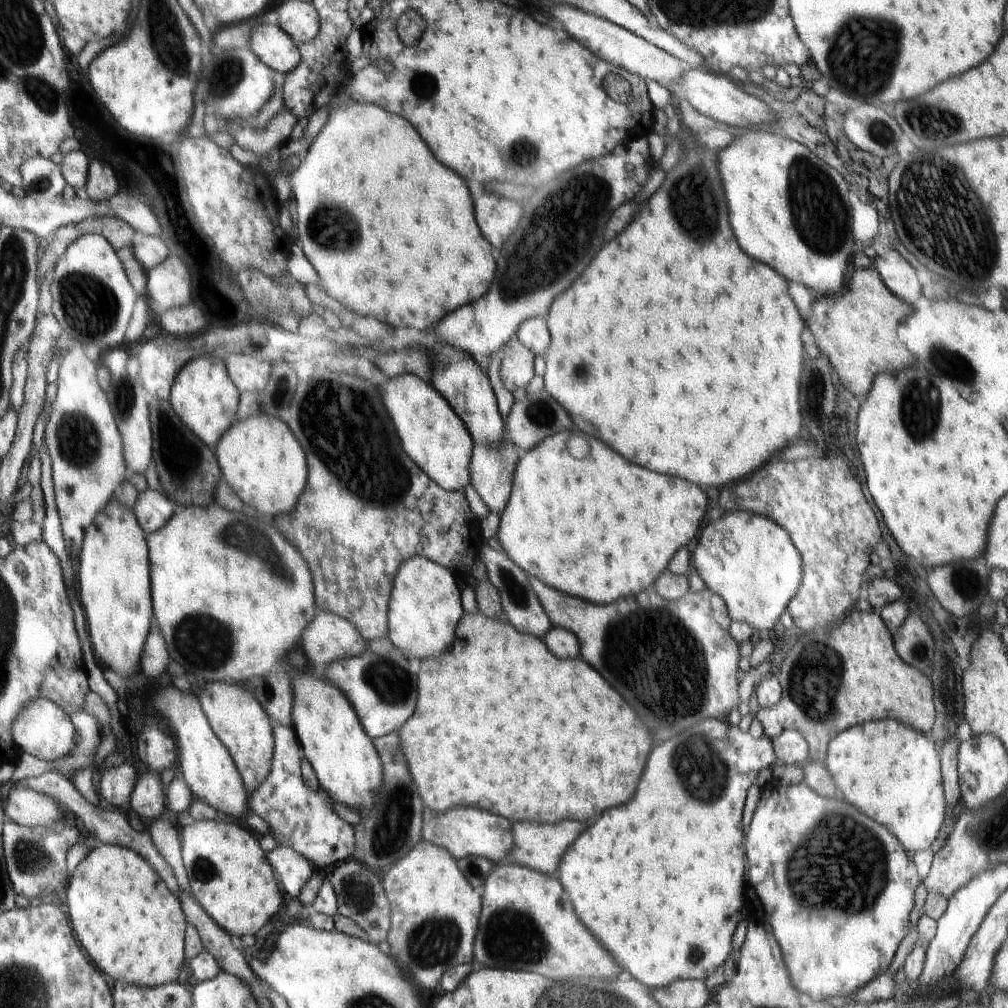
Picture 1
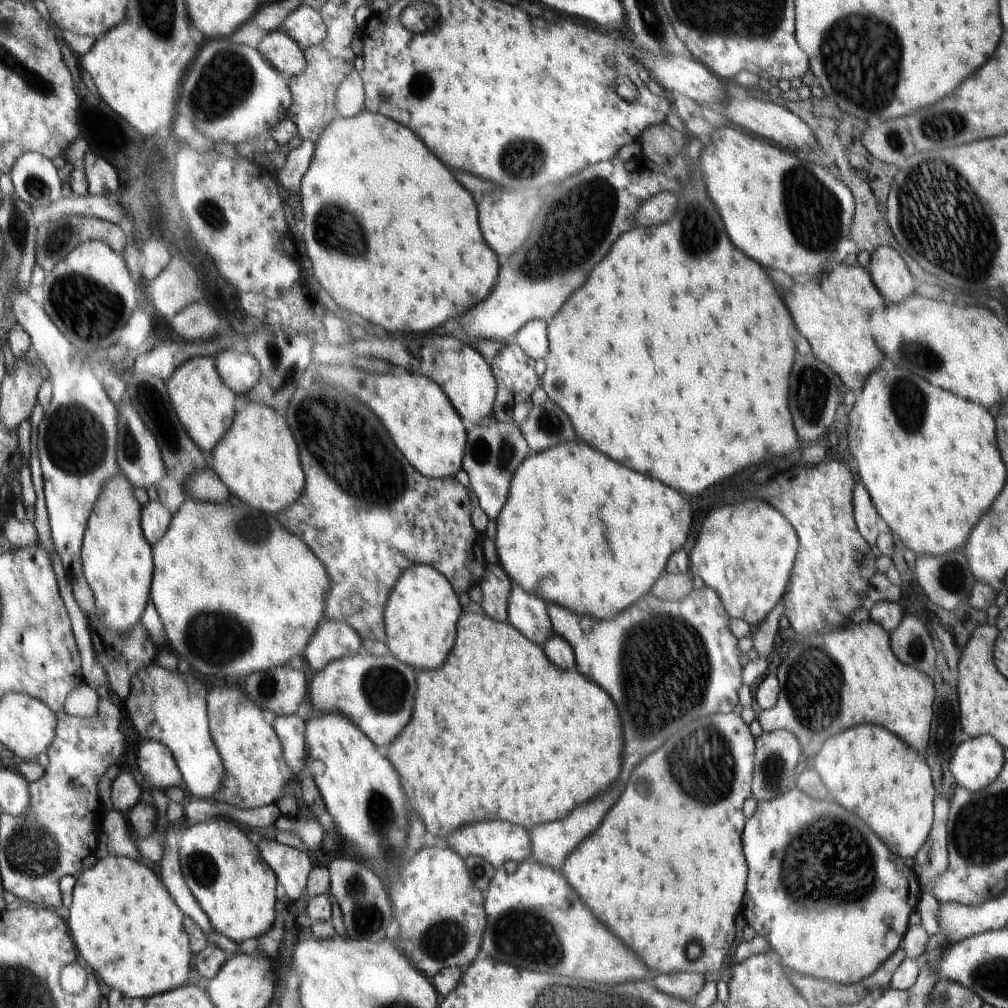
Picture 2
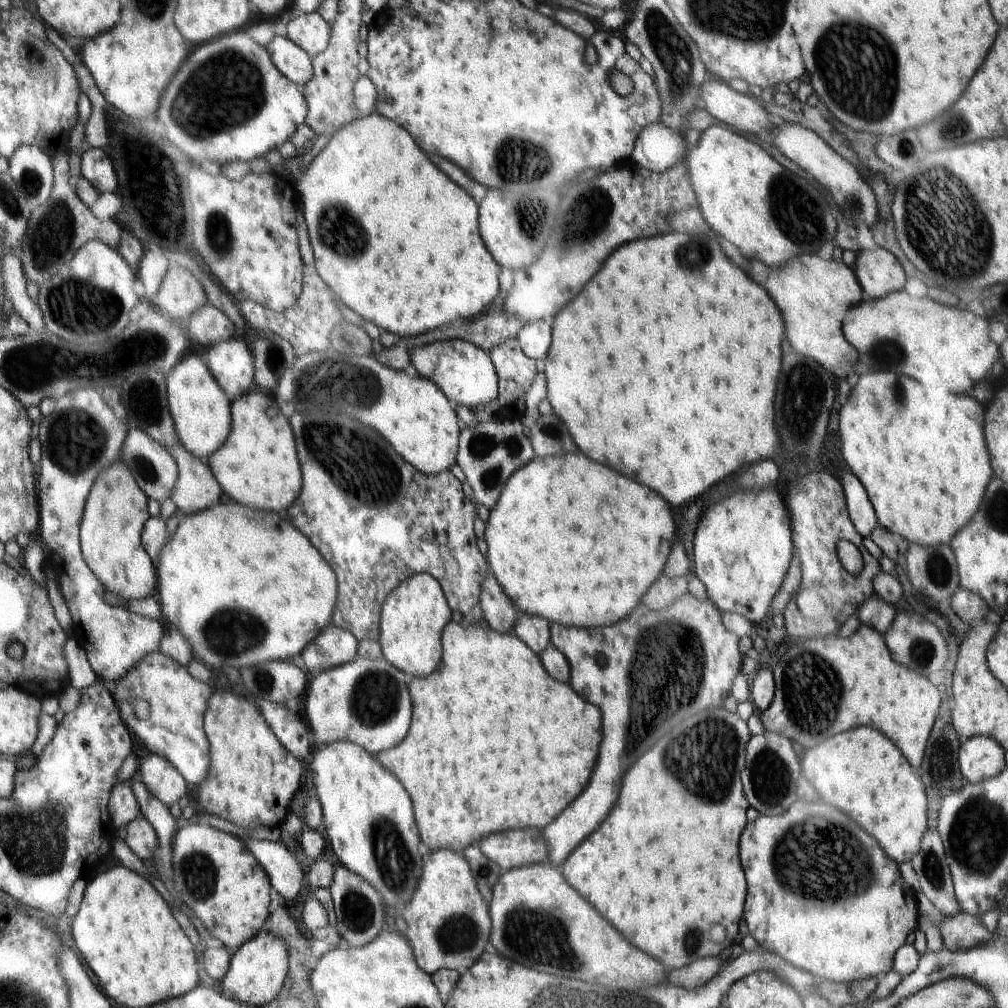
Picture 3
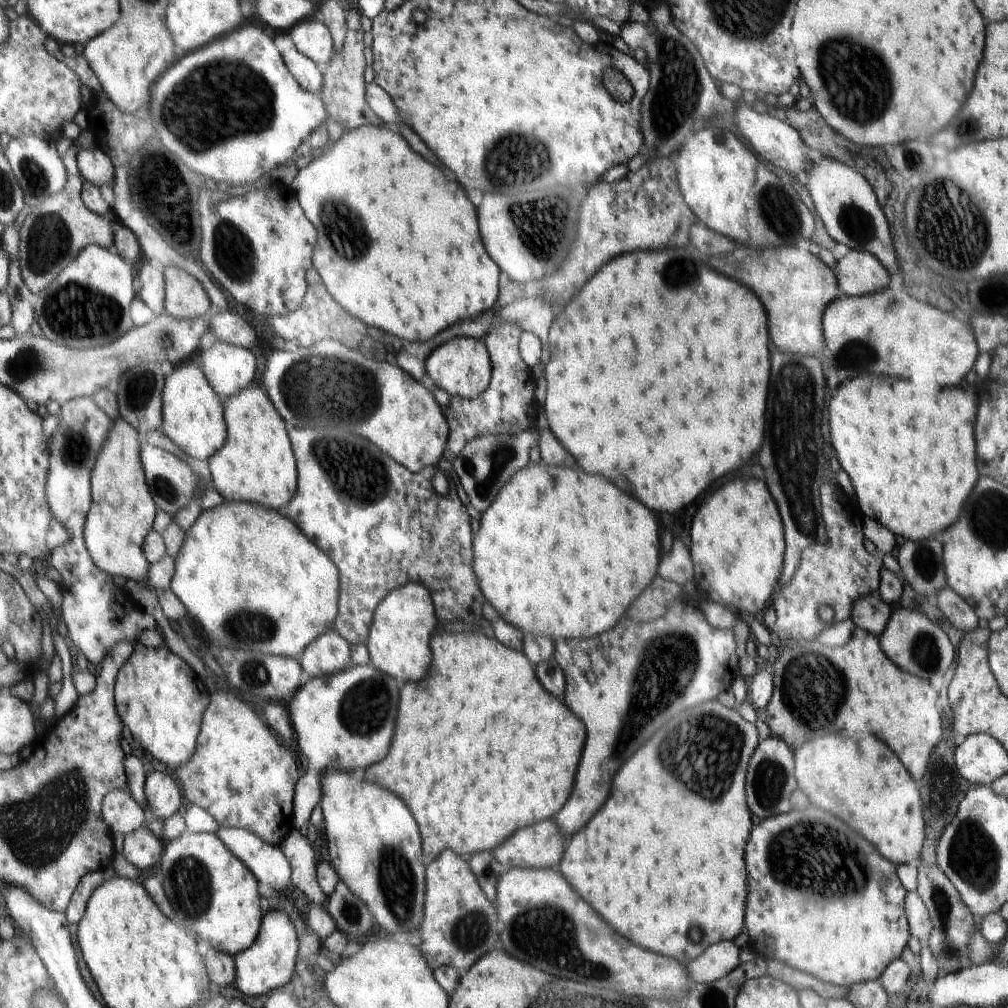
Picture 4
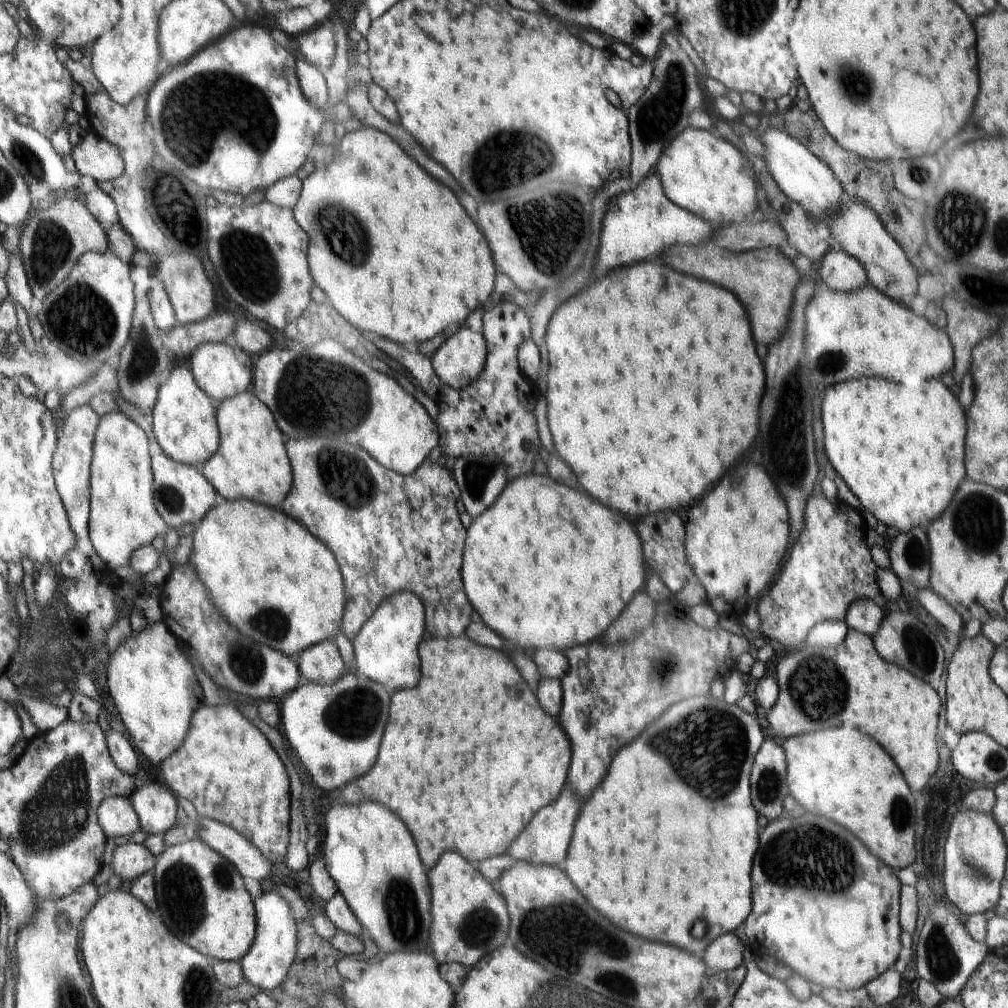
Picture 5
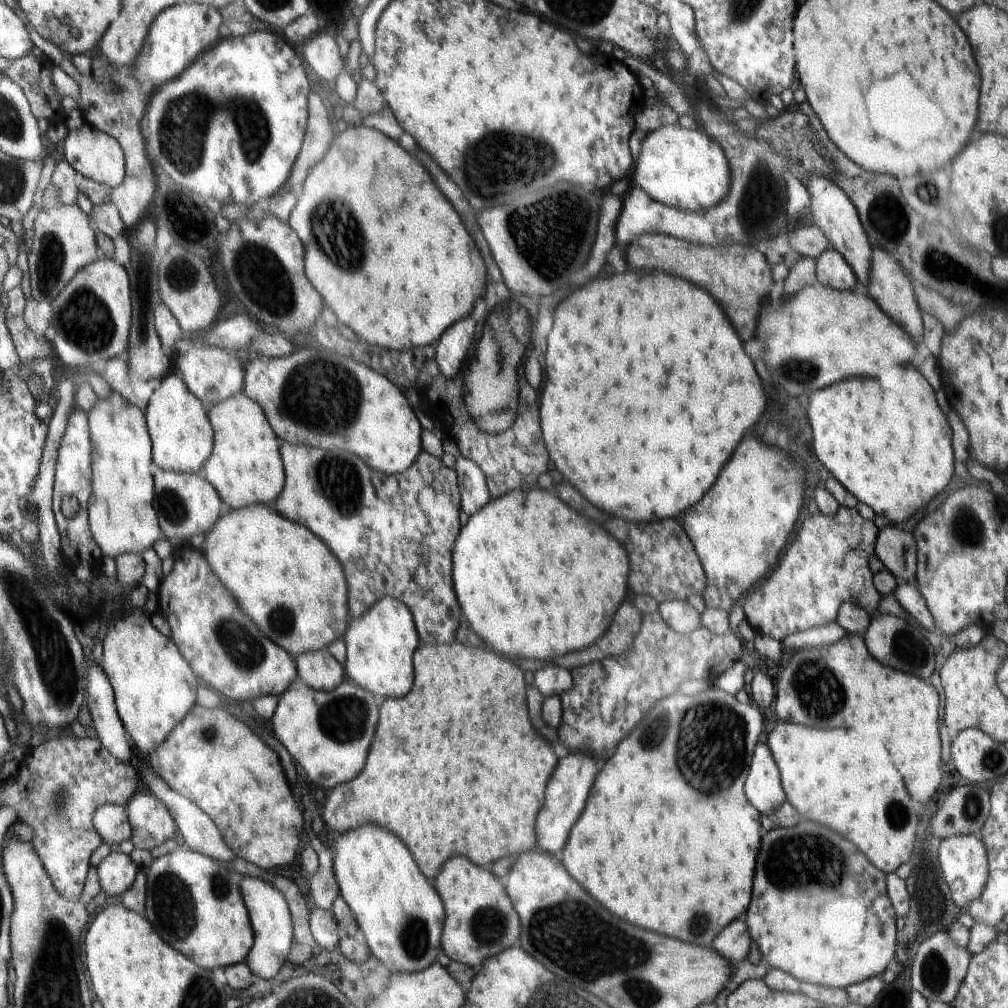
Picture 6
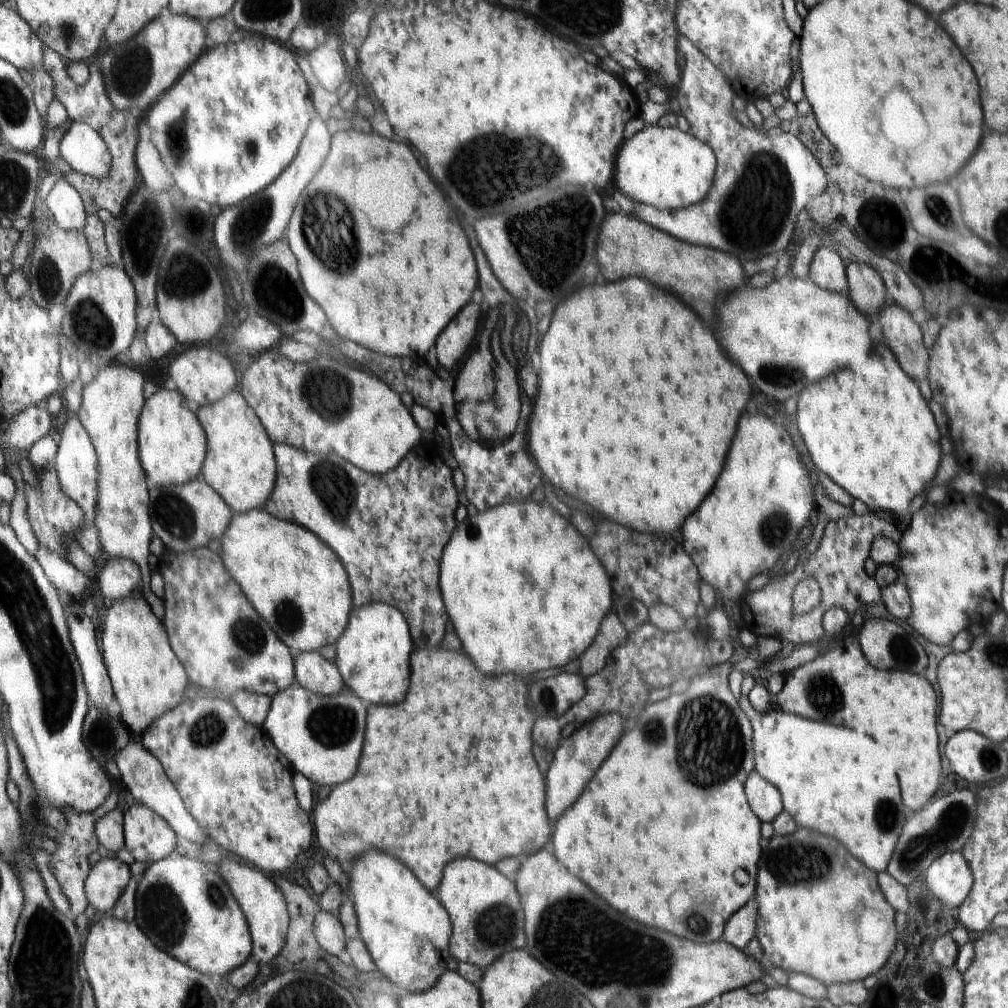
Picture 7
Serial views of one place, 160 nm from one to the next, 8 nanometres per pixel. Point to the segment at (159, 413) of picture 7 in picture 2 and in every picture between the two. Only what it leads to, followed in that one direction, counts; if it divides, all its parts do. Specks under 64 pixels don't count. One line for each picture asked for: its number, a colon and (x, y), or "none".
2: (204, 404)
3: (199, 406)
4: (193, 418)
5: (184, 423)
6: (182, 434)

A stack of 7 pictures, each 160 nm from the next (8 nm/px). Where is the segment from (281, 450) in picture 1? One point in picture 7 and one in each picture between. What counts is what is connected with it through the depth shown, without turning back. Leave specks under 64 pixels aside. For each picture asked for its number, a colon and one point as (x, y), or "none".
2: (258, 461)
3: (259, 468)
4: (258, 466)
5: (253, 465)
6: (245, 467)
7: (240, 465)

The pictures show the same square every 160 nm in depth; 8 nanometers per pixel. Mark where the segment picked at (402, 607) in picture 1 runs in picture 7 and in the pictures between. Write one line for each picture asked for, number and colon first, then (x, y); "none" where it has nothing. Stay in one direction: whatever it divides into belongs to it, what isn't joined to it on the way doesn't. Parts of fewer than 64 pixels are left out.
2: (422, 615)
3: (414, 616)
4: (398, 644)
5: (387, 649)
6: (380, 645)
7: (373, 656)

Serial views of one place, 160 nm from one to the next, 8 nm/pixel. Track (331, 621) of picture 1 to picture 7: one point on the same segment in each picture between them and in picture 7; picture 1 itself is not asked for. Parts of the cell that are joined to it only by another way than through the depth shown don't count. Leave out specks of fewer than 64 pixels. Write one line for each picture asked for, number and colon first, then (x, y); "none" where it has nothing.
2: (333, 640)
3: (336, 646)
4: (330, 653)
5: (321, 663)
6: (317, 669)
7: (315, 673)

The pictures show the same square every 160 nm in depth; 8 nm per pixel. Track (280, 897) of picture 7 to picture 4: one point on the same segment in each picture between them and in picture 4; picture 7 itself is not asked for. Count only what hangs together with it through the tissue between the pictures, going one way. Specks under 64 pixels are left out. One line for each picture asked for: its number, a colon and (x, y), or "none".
4: (268, 964)
5: (267, 964)
6: (273, 927)

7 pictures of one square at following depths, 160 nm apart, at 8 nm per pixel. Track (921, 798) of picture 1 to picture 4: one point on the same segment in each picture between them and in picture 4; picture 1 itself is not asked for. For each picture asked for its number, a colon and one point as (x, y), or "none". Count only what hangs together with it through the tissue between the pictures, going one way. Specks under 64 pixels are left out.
2: (869, 771)
3: (860, 772)
4: (880, 800)

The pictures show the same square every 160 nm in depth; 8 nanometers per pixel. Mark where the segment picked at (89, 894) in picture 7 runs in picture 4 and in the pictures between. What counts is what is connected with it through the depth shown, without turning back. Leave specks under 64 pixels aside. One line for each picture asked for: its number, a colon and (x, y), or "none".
4: (140, 848)
5: (131, 860)
6: (116, 873)

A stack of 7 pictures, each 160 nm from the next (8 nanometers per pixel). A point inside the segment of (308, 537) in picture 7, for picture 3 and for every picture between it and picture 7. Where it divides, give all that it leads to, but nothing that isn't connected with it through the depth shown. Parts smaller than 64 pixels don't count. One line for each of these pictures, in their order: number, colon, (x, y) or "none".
3: (242, 585)
4: (281, 610)
5: (277, 584)
6: (292, 584)

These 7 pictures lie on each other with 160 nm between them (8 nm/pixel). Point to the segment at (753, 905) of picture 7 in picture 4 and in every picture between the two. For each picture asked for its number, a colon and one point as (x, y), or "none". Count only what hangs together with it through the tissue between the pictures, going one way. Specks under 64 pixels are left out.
4: (716, 961)
5: (726, 952)
6: (733, 942)

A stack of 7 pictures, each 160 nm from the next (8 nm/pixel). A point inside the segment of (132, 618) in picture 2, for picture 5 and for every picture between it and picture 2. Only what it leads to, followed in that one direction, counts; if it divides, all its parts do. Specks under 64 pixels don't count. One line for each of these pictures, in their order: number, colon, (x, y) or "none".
3: (114, 519)
4: (124, 510)
5: (122, 518)

